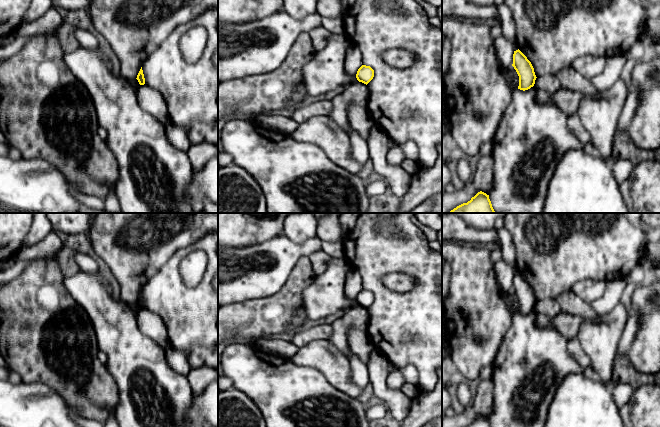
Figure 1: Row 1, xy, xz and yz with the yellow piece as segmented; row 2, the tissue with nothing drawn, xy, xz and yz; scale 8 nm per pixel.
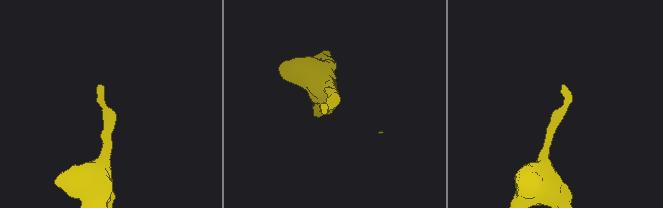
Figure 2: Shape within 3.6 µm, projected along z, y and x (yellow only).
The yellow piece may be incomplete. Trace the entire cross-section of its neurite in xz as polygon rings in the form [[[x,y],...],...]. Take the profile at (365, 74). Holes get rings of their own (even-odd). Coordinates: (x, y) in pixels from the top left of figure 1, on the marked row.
[[[362,65],[356,74],[356,78],[359,82],[368,84],[374,77],[374,70],[370,66]]]

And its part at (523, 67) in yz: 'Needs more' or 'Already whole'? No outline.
Already whole

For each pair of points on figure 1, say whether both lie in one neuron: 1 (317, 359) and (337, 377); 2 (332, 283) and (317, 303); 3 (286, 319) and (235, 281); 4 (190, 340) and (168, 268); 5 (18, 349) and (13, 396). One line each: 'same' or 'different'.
1: same
2: same
3: different
4: same
5: different

